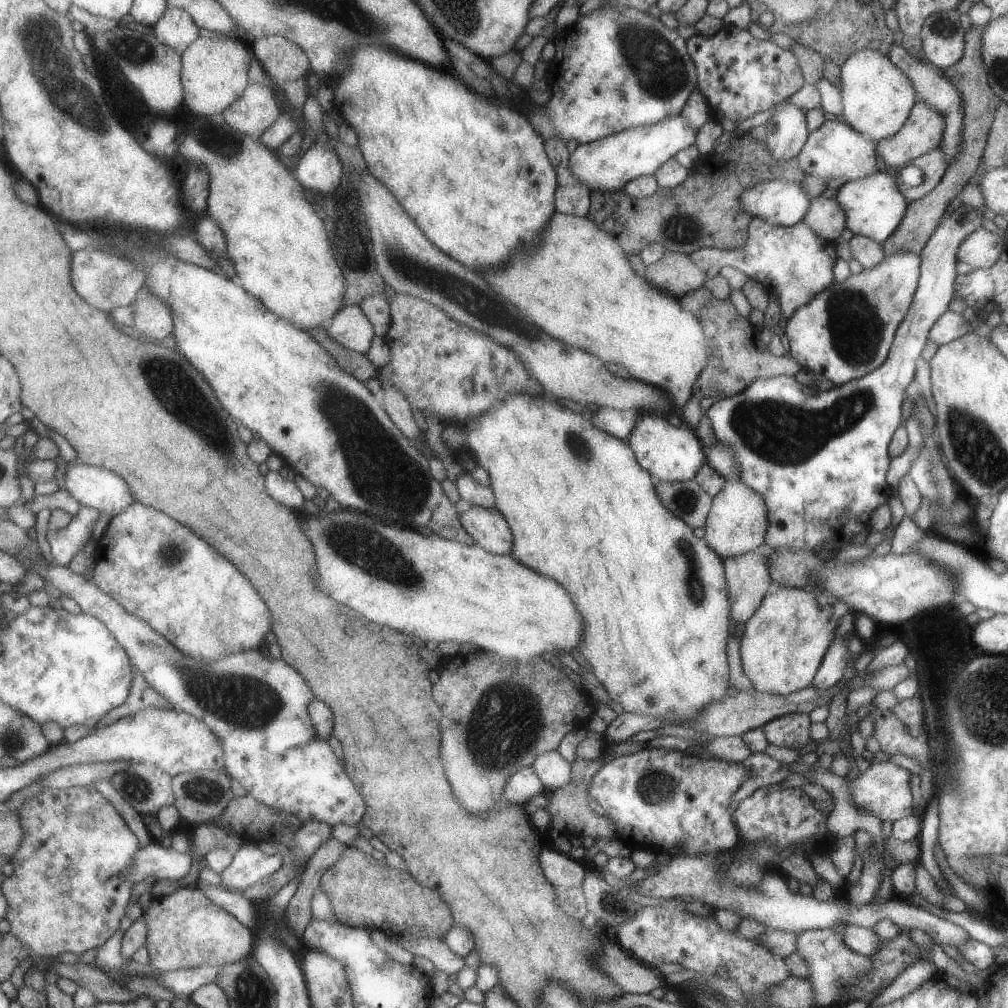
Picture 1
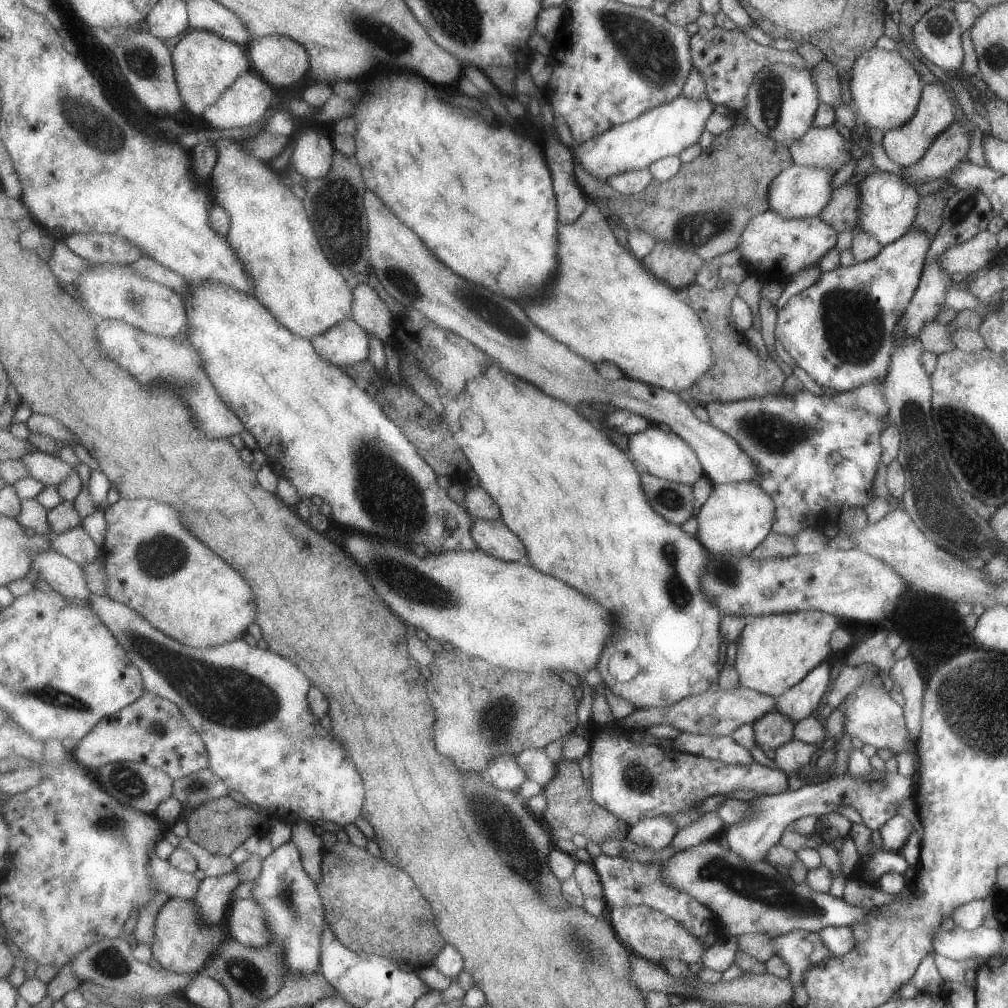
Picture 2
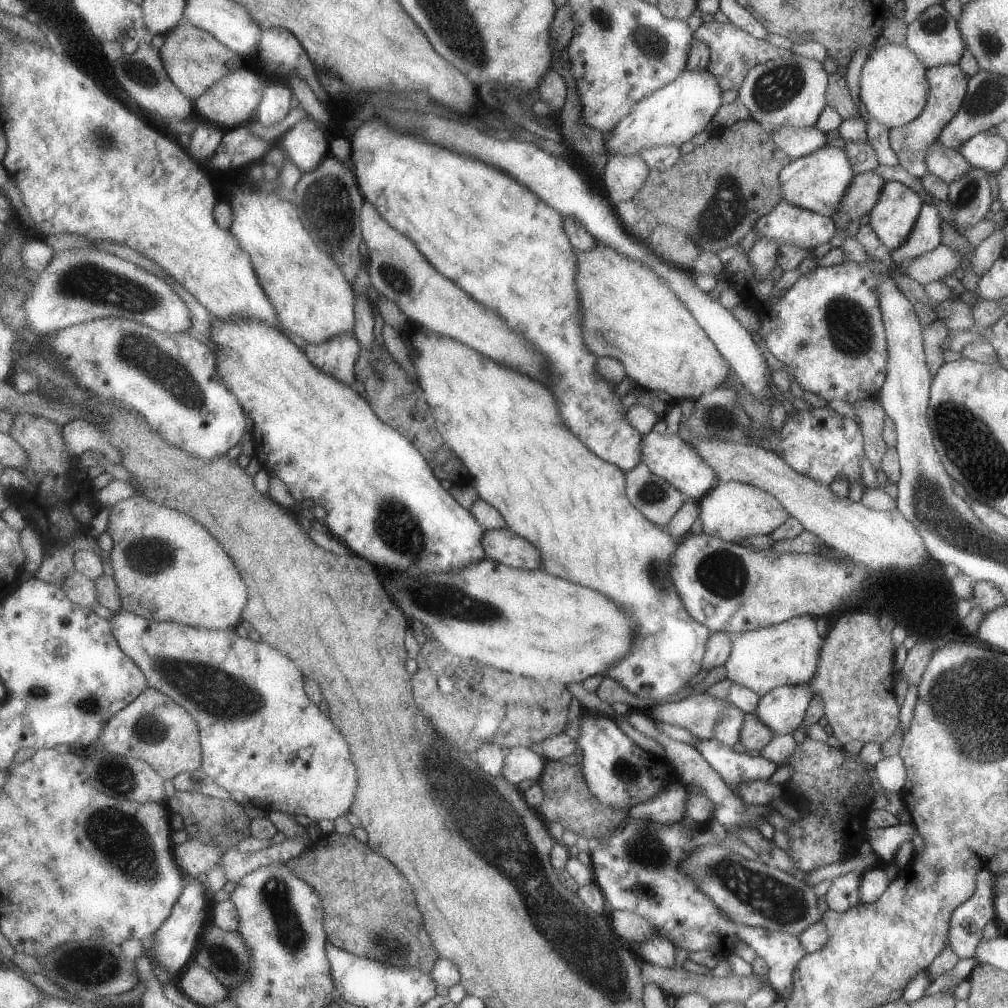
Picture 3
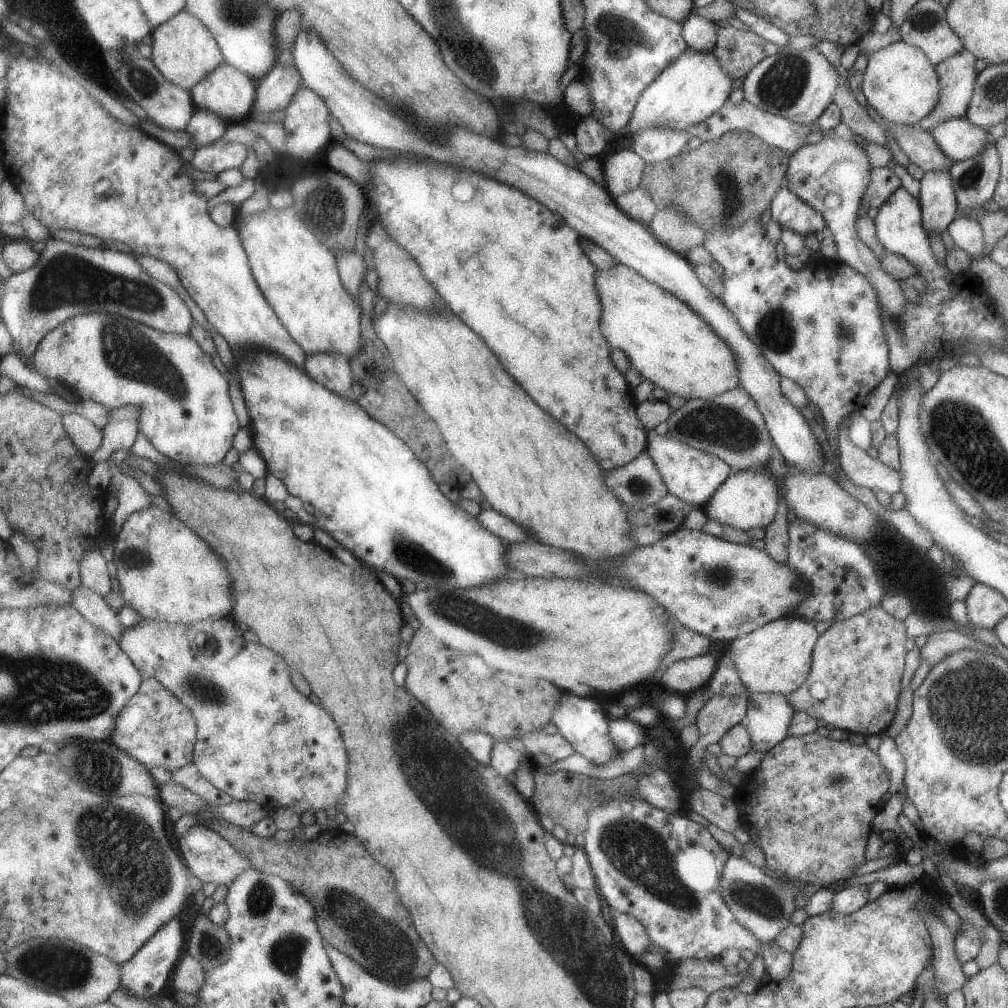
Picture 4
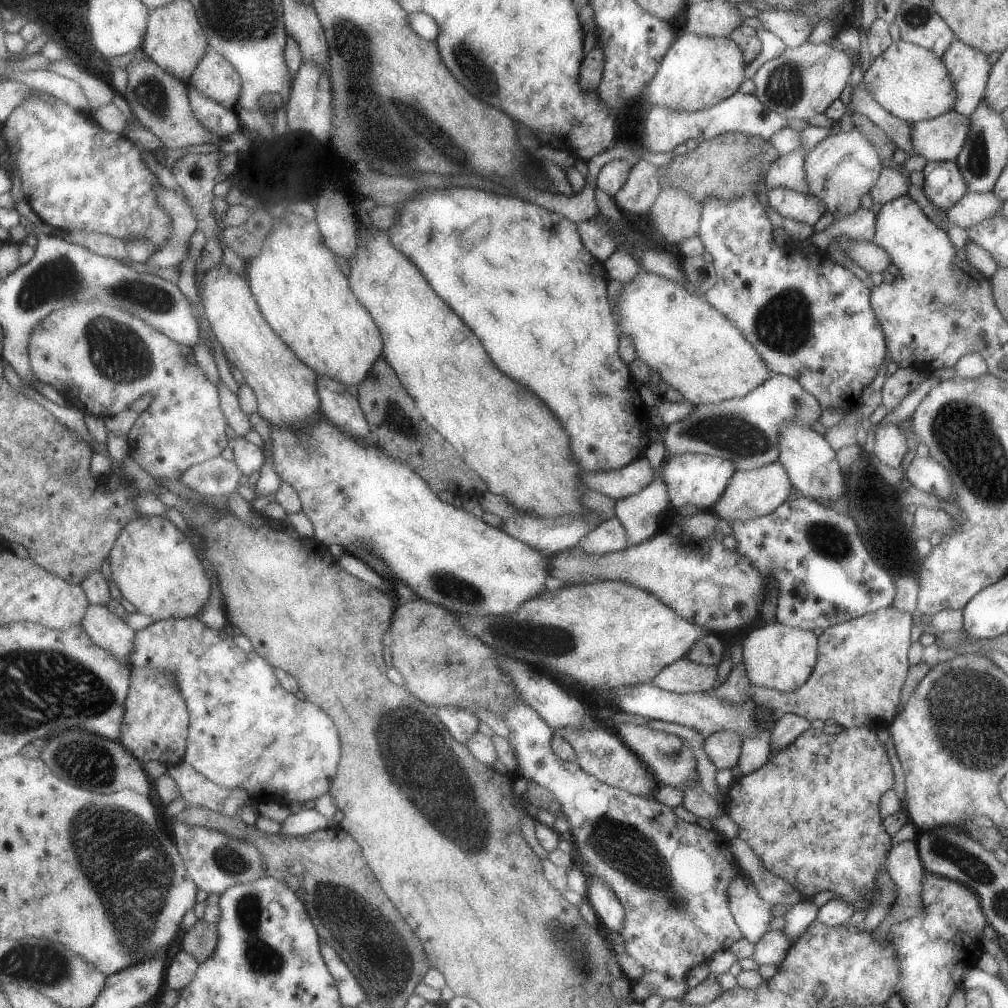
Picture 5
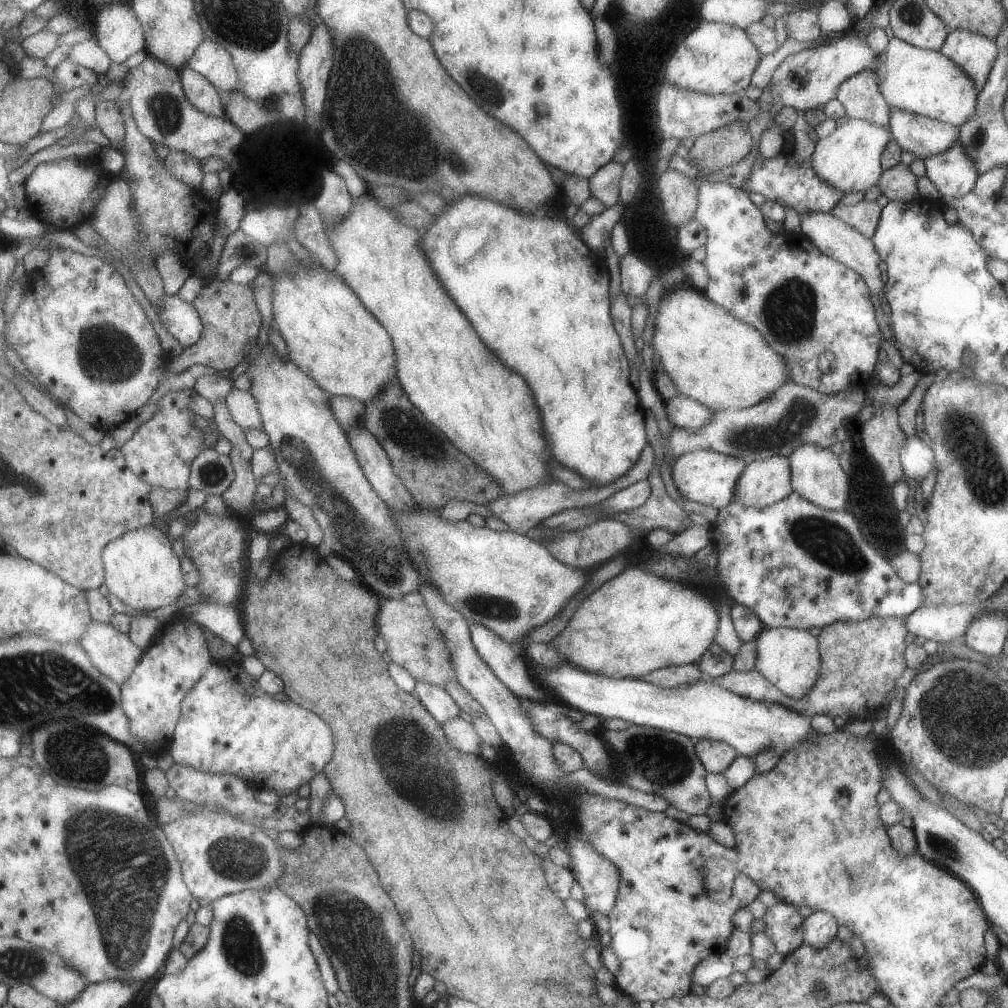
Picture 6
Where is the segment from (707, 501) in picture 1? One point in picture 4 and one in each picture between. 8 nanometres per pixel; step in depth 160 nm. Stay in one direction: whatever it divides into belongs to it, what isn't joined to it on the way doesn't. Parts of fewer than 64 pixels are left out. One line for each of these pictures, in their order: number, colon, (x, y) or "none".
2: (674, 501)
3: (656, 498)
4: (638, 484)

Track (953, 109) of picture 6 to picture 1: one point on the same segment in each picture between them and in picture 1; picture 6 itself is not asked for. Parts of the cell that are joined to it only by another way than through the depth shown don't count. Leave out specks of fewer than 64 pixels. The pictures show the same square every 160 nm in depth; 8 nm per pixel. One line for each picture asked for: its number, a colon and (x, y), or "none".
1: (877, 97)
2: (886, 90)
3: (893, 85)
4: (900, 83)
5: (908, 80)

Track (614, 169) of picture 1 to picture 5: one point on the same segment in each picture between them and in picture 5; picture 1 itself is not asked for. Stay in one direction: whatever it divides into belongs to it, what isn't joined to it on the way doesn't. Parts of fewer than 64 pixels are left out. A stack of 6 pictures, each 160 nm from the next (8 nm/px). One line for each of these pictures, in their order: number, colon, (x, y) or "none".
2: (664, 131)
3: (673, 114)
4: (694, 86)
5: (697, 72)

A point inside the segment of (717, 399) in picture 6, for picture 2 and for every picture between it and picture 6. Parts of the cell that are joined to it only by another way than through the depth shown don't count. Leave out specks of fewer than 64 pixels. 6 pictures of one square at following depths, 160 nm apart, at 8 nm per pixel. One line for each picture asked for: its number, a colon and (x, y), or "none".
2: (605, 304)
3: (630, 314)
4: (663, 338)
5: (696, 350)

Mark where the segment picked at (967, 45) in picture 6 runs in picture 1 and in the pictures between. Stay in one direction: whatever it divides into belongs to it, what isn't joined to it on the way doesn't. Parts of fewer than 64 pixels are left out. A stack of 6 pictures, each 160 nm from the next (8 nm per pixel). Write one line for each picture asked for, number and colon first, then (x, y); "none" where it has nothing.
1: (922, 132)
2: (935, 113)
3: (947, 84)
4: (957, 74)
5: (969, 68)

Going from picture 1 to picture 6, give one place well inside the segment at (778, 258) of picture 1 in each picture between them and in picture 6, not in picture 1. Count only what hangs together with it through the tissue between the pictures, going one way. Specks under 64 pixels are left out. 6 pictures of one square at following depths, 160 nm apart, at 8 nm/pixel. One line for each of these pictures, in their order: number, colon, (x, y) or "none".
2: (769, 242)
3: (787, 223)
4: (790, 212)
5: (806, 208)
6: (798, 187)

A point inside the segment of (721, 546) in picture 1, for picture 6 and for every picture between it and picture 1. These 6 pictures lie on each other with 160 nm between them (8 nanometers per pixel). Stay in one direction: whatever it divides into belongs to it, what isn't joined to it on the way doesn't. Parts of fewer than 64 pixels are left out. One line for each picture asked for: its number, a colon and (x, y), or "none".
2: (737, 517)
3: (733, 511)
4: (748, 499)
5: (751, 494)
6: (763, 482)

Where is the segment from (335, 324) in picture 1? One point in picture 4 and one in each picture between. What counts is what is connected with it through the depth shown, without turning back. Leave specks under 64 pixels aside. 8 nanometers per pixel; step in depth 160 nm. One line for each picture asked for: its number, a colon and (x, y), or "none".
2: (348, 343)
3: (339, 356)
4: (336, 371)

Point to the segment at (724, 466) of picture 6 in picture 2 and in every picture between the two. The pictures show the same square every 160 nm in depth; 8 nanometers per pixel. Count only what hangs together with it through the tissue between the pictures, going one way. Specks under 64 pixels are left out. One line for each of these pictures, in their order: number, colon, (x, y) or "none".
2: (664, 454)
3: (668, 455)
4: (692, 475)
5: (692, 478)

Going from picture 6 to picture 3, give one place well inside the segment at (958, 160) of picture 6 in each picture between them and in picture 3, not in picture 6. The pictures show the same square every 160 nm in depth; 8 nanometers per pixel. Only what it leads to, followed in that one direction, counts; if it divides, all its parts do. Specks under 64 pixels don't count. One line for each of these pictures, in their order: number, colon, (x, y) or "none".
3: (925, 236)
4: (939, 206)
5: (944, 186)

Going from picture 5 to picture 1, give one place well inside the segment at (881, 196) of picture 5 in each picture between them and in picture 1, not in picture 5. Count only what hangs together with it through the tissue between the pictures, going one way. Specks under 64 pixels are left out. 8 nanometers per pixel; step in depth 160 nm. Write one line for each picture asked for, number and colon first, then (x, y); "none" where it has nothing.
1: (825, 217)
2: (841, 211)
3: (859, 199)
4: (885, 182)

